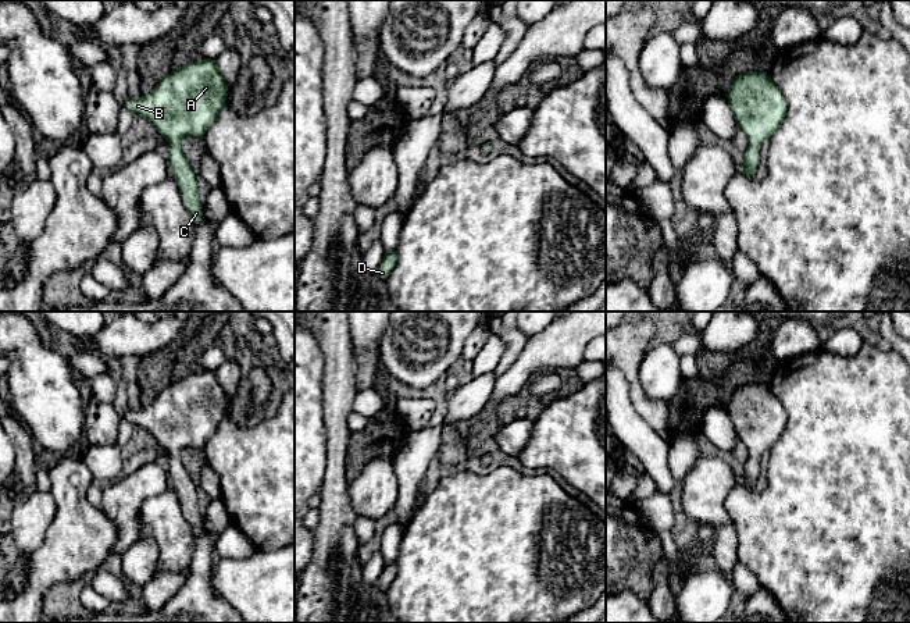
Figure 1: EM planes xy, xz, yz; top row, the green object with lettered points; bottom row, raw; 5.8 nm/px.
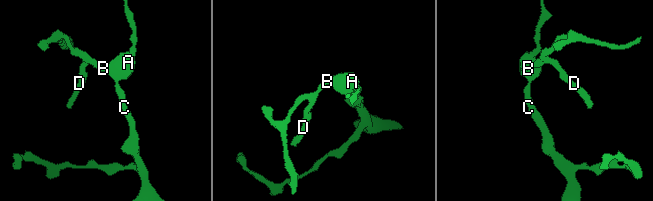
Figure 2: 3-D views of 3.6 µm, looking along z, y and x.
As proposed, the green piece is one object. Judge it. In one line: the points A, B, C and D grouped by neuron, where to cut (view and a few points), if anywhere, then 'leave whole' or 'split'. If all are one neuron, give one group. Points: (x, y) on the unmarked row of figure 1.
A B C D | no cut | leave whole

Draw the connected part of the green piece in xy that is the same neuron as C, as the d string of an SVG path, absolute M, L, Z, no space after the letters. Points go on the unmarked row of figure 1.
M203 370L183 375L171 382L147 407L133 410L128 407L122 421L144 428L169 455L168 477L172 490L178 494L182 513L197 538L203 531L201 513L197 503L196 485L183 467L179 453L186 448L204 448L207 441L217 432L226 413L228 396L221 387L214 370Z

